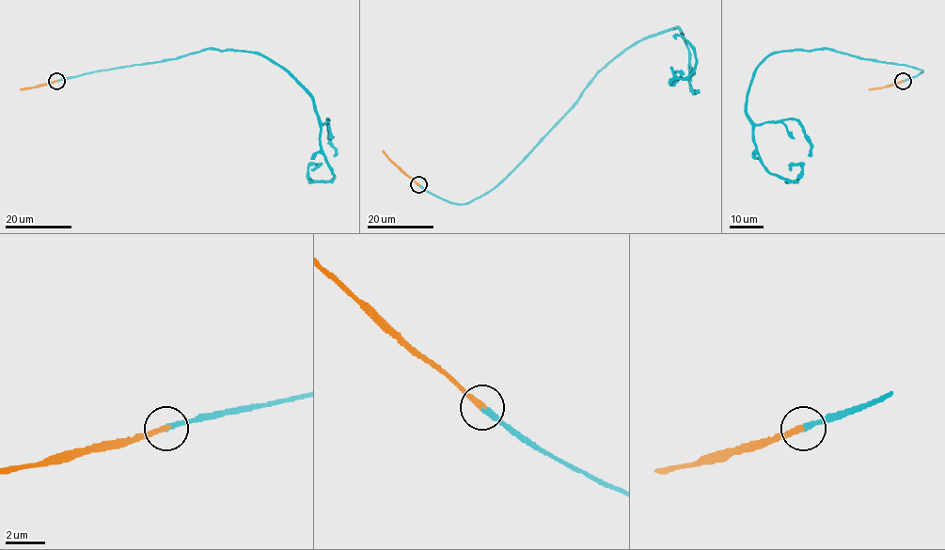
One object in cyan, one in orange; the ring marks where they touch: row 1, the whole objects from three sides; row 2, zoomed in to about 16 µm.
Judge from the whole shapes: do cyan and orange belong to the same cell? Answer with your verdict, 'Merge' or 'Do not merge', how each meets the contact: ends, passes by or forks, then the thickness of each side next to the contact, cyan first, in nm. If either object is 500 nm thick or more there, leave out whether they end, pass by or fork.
Merge. At the ring cyan ends. At the ring orange ends. Thickness 280 nm (cyan) against 280 nm

